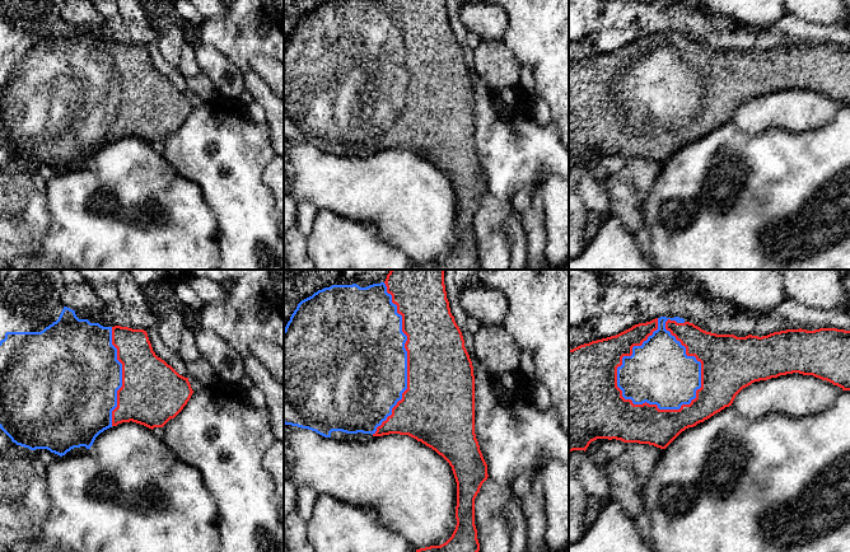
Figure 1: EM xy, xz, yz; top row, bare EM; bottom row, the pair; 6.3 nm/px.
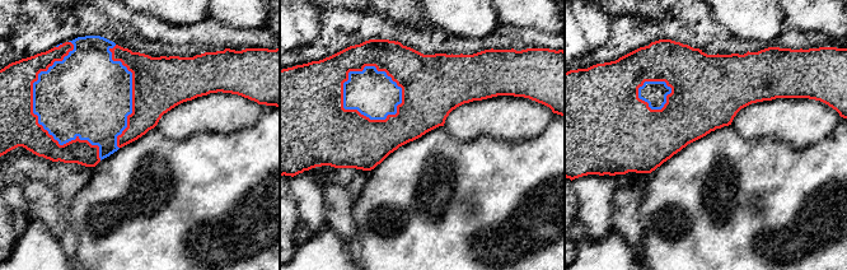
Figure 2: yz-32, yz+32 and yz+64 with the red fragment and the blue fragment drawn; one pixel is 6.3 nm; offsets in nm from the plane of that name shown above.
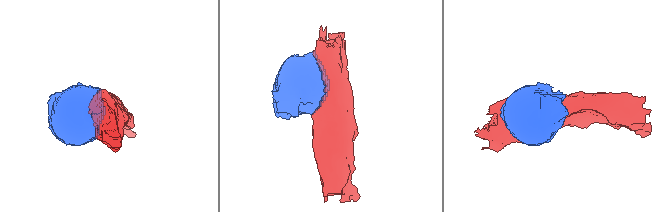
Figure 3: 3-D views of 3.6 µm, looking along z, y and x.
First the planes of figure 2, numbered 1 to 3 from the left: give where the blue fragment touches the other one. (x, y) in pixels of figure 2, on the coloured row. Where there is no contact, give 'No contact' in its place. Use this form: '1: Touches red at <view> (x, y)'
1: Touches red at yz-32 (33, 113)
2: Touches red at yz+32 (377, 69)
3: Touches red at yz+64 (650, 80)

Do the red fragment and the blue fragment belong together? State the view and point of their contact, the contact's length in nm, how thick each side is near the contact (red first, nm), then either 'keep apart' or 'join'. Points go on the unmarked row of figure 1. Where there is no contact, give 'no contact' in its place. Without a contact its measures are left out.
contact yz (701, 98); length 600 nm; calibres 360 and 380 nm; join

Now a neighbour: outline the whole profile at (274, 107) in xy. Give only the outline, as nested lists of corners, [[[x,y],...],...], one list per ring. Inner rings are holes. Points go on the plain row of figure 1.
[[[252,70],[246,71],[243,76],[246,90],[252,94],[253,100],[262,106],[266,112],[266,123],[270,127],[275,154],[284,156],[284,102]]]

